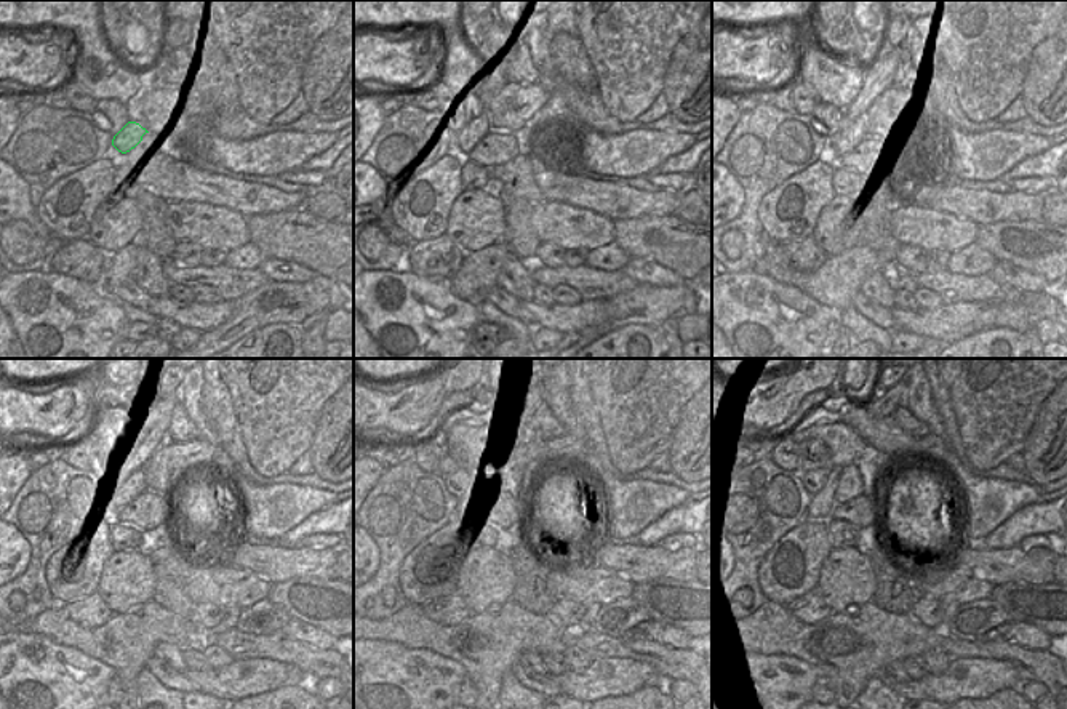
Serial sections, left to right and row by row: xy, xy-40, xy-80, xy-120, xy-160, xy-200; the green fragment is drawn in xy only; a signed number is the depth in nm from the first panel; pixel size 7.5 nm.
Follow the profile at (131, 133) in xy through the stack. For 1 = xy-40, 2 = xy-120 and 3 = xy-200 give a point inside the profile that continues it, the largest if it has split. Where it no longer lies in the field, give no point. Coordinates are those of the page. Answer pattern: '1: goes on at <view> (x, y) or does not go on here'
1: goes on at xy-40 (471, 133)
2: goes on at xy-120 (135, 482)
3: goes on at xy-200 (851, 479)

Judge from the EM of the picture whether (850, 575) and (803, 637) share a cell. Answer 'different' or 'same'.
different

